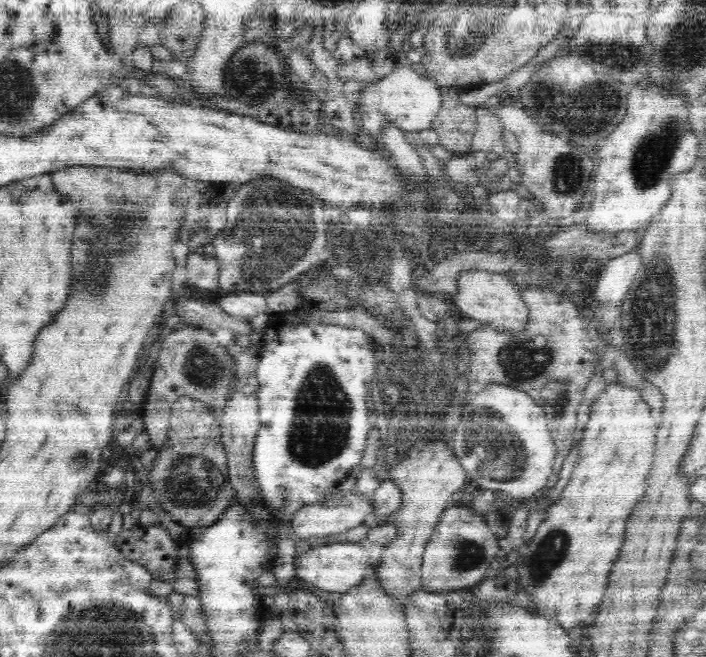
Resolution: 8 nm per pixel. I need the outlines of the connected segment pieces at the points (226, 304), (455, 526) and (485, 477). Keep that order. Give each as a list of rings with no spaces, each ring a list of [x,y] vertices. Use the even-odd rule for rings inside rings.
[[[254,292],[230,293],[222,300],[218,300],[220,308],[230,313],[238,320],[247,320],[262,314],[266,309],[266,298],[264,294],[256,294]]]
[[[460,504],[448,506],[425,546],[420,589],[426,592],[444,592],[476,585],[488,578],[491,563],[498,553],[499,539],[490,531],[482,515]]]
[[[492,383],[475,395],[469,394],[468,401],[461,412],[452,446],[456,459],[467,472],[469,485],[499,491],[519,505],[552,484],[555,478],[552,464],[557,454],[556,446],[554,442],[550,442],[552,438],[550,438],[544,410],[526,392],[511,386]]]

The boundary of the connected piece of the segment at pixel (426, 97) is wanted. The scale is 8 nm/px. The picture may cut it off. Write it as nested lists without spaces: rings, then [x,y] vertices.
[[[405,63],[402,67],[396,67],[392,74],[380,77],[380,80],[372,85],[366,85],[364,90],[361,89],[360,93],[353,97],[362,113],[356,113],[361,130],[377,135],[378,130],[388,123],[408,132],[431,128],[442,104],[440,88],[437,82],[420,76],[415,71]]]

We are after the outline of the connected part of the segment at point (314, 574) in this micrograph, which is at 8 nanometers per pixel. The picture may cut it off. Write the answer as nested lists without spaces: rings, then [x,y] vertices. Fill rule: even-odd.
[[[338,542],[325,544],[306,553],[296,556],[296,578],[316,586],[326,592],[348,592],[352,587],[362,584],[369,574],[374,571],[370,564],[368,550],[355,542]]]

